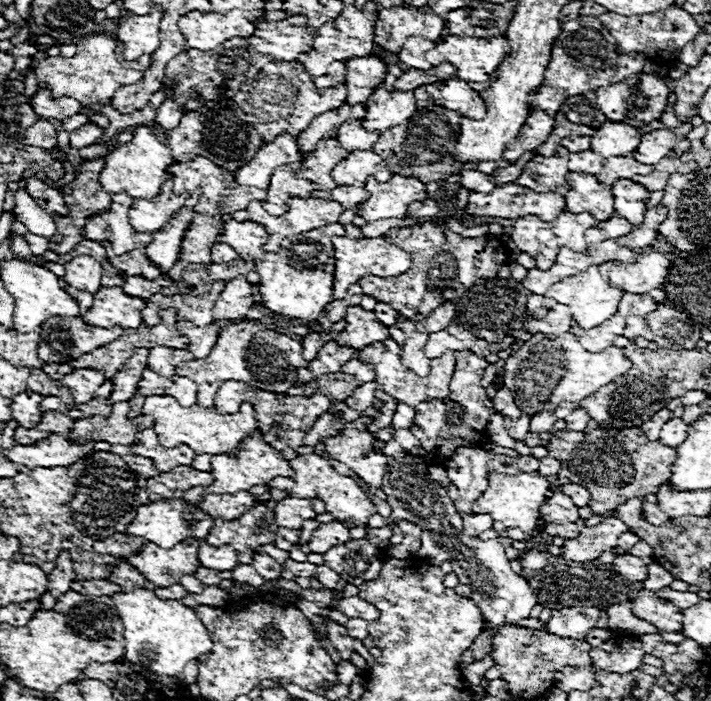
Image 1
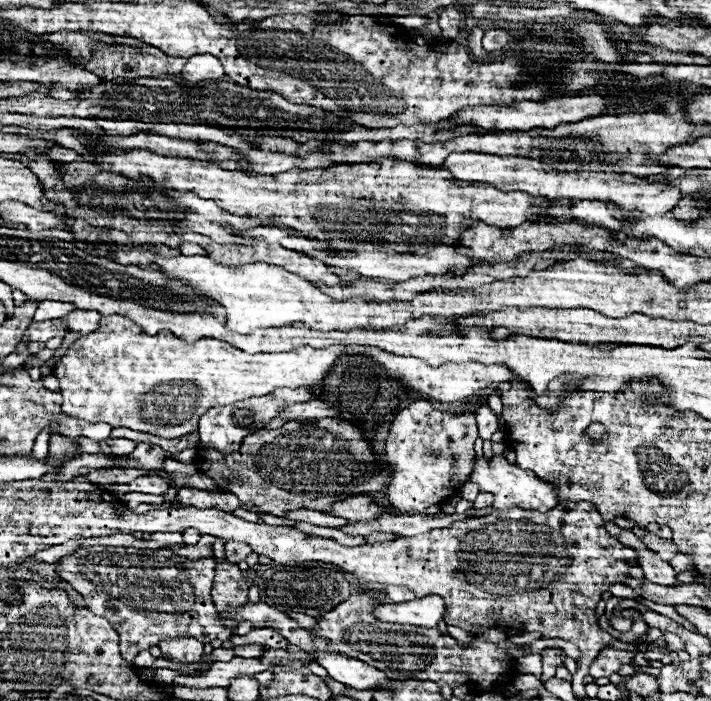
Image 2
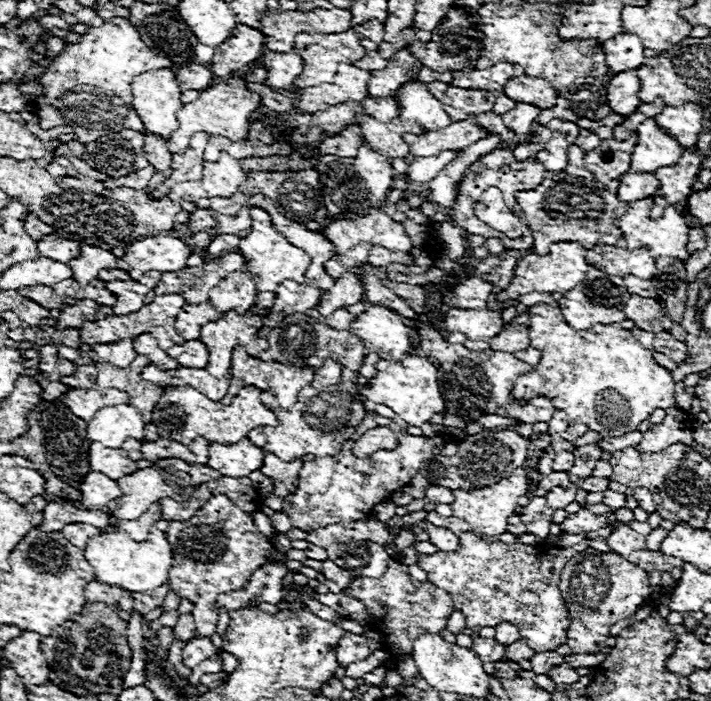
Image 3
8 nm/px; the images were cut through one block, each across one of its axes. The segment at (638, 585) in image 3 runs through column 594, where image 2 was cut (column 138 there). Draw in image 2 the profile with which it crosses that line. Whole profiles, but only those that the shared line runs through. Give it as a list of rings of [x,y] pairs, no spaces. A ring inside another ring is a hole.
[[[88,546],[64,556],[56,566],[60,578],[72,584],[86,606],[116,628],[120,634],[120,652],[128,662],[132,662],[138,652],[166,638],[196,638],[202,644],[210,644],[216,638],[224,642],[232,636],[232,632],[220,624],[210,598],[216,572],[214,558],[188,560],[168,548],[136,550]]]

